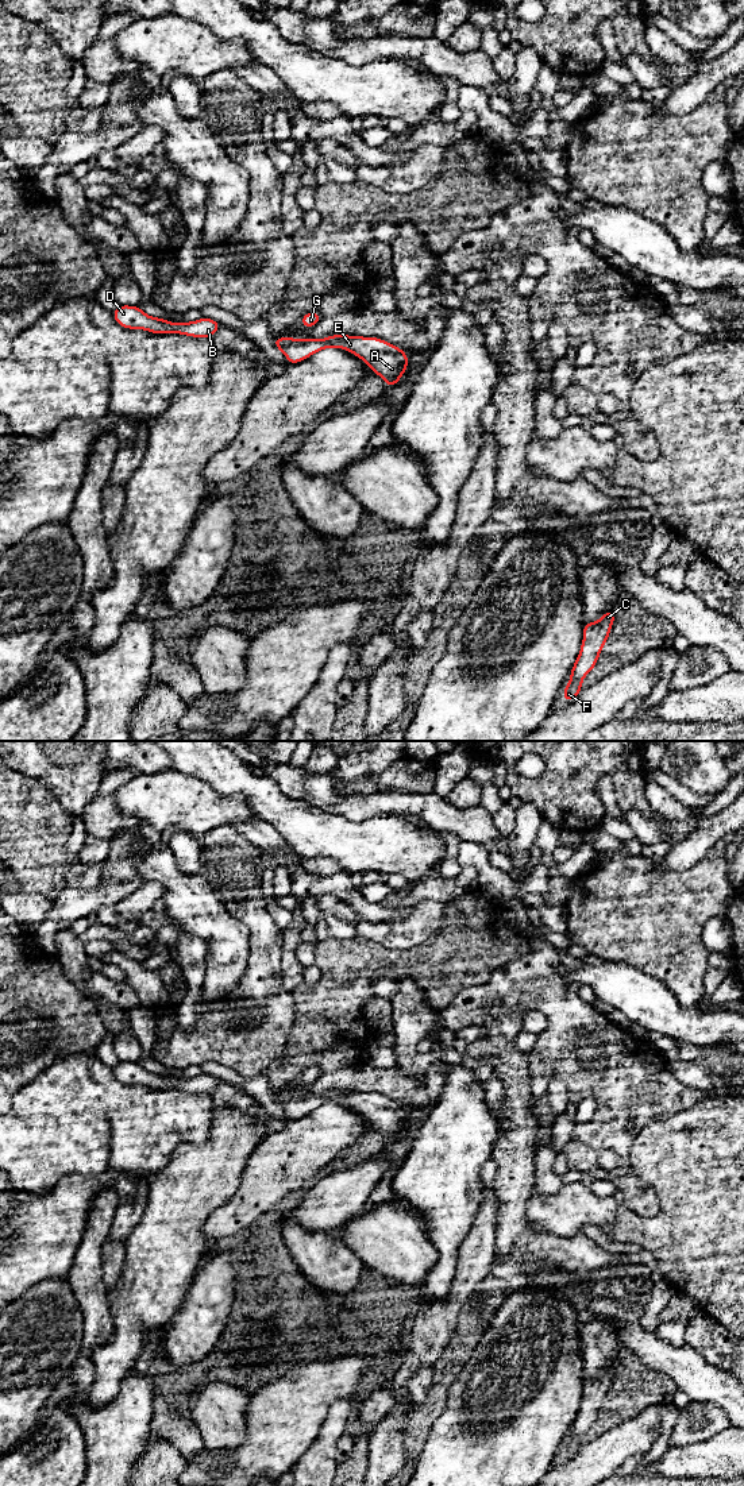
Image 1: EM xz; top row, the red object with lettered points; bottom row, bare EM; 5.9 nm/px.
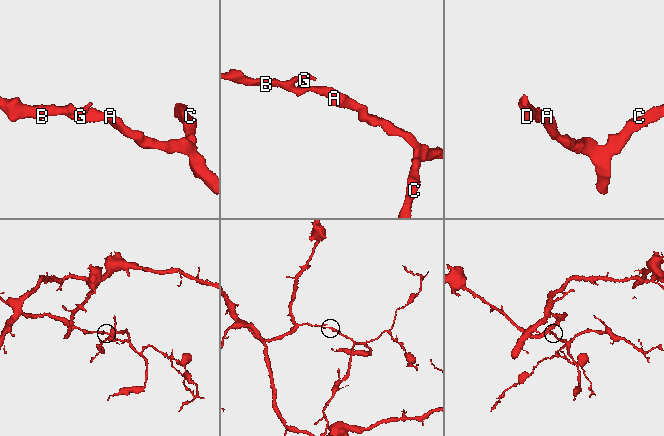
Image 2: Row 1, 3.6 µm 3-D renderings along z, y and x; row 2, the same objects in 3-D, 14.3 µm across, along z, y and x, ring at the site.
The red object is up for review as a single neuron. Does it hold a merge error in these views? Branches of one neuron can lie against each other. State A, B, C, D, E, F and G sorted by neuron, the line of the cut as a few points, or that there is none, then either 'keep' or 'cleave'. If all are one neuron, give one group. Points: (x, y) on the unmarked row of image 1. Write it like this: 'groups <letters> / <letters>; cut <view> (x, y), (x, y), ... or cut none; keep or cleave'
groups A B C D E F G; cut none; keep

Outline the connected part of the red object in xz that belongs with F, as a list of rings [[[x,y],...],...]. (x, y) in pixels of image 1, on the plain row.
[[[606,1367],[597,1378],[585,1379],[581,1406],[570,1428],[570,1437],[563,1444],[566,1458],[571,1458],[579,1451],[583,1433],[593,1427],[610,1390],[614,1374],[616,1370],[613,1367]]]

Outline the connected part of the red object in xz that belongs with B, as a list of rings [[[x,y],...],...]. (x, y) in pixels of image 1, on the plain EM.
[[[120,1061],[112,1068],[113,1074],[122,1084],[144,1085],[155,1091],[180,1089],[192,1093],[212,1093],[220,1084],[215,1076],[201,1073],[196,1077],[170,1078],[165,1074],[151,1073],[139,1062]]]

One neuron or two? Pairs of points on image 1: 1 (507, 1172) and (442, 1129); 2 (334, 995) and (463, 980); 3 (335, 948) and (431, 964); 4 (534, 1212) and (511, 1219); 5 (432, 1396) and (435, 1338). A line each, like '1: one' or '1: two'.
1: two
2: two
3: one
4: two
5: two

